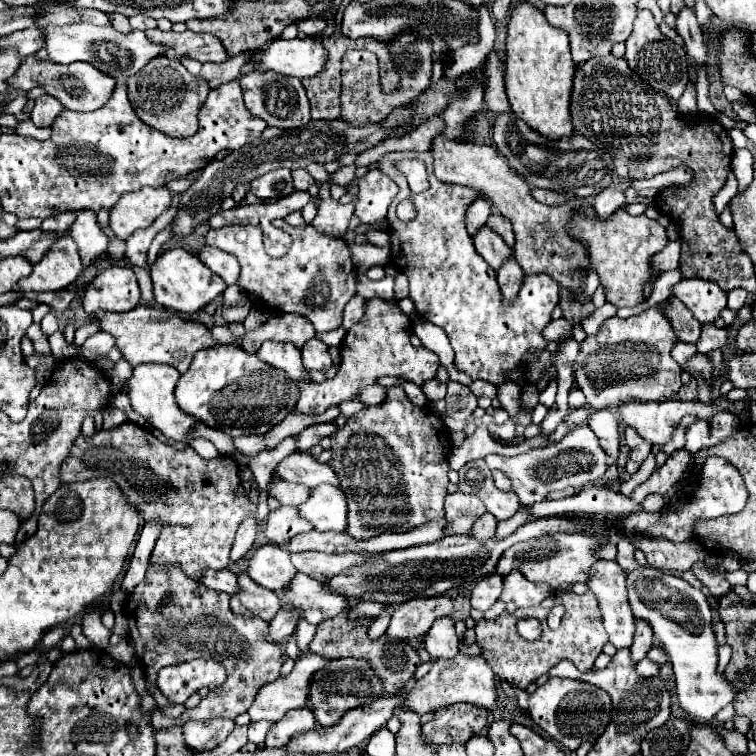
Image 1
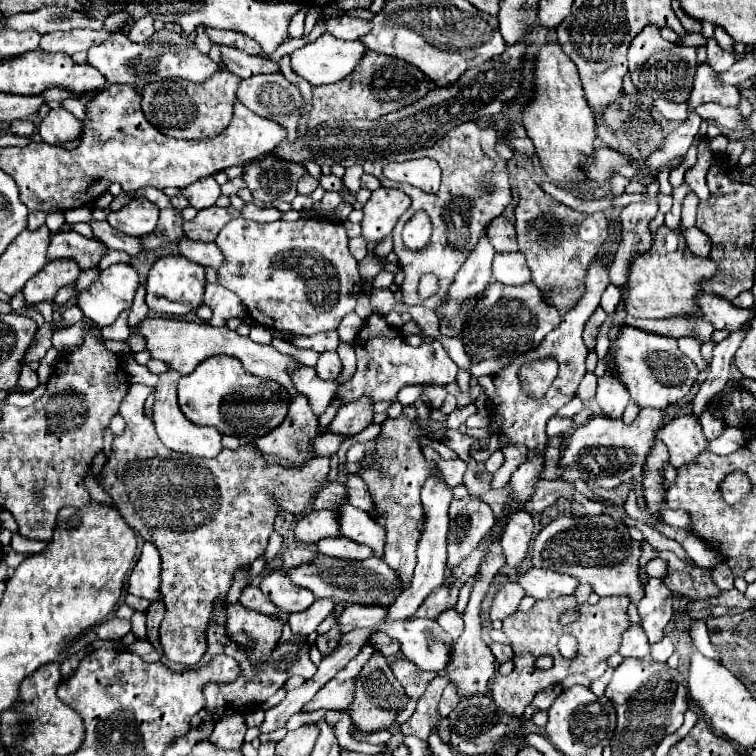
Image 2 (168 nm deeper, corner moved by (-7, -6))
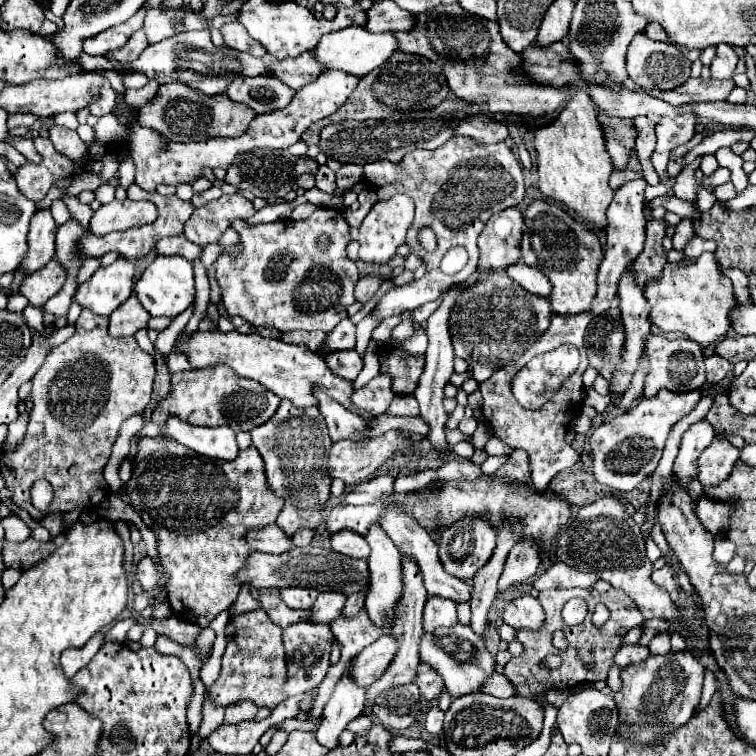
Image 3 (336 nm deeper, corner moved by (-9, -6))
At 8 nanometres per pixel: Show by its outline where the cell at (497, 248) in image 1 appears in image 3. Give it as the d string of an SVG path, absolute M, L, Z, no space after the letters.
M516 262L514 266L510 266L510 270L506 270L506 274L508 274L510 278L514 278L514 280L516 280L524 290L528 290L530 294L548 298L550 292L552 292L550 280L548 280L540 270L534 270L534 268L526 266L524 262Z

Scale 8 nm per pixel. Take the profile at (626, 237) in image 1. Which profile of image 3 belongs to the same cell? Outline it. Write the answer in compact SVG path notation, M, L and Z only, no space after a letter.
M702 254L700 262L680 262L664 268L658 282L648 282L644 296L652 306L650 322L664 332L682 332L702 348L714 346L730 332L730 312L738 306L732 282L720 274L712 254Z

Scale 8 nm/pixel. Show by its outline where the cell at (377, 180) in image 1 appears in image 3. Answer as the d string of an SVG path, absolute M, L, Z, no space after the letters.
M398 194L386 202L376 202L360 226L360 236L358 236L360 262L368 266L388 264L390 258L396 254L398 246L406 242L406 230L412 224L412 218L414 218L414 202L406 194Z

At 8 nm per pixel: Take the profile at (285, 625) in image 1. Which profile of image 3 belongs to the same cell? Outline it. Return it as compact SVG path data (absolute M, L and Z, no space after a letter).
M322 592L318 594L314 608L312 608L312 616L308 620L312 622L332 622L334 618L338 618L342 614L346 596L340 592Z

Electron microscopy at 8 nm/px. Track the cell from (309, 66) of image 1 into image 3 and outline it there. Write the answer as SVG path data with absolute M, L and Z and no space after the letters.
M350 26L338 32L330 32L326 34L318 48L314 50L314 56L318 58L318 62L322 62L322 66L326 68L340 68L346 70L350 74L358 74L358 76L366 76L372 70L376 70L378 66L382 66L394 52L398 50L398 40L394 34L390 32L382 32L382 34L372 34L368 30L362 30L360 26Z

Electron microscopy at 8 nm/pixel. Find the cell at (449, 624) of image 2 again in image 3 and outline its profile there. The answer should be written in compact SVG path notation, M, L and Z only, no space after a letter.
M428 596L424 606L424 630L434 632L440 626L454 626L454 624L456 624L456 604L446 598Z

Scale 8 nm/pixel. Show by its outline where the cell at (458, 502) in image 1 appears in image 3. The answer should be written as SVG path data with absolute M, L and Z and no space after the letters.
M462 518L460 522L456 522L454 526L446 528L438 540L440 546L440 562L444 566L444 570L460 580L472 580L476 576L476 572L490 560L494 546L496 546L496 532L492 530L492 526L482 518Z

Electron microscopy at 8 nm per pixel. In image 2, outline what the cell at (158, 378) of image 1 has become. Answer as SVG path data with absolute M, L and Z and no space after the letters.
M174 370L160 374L160 380L158 380L158 386L156 386L156 392L154 392L154 408L152 408L152 422L156 426L158 438L174 452L200 456L200 458L216 458L216 454L220 454L220 450L222 450L222 444L220 444L222 434L216 428L198 426L198 424L190 422L182 414L182 410L178 406L178 396L176 396L176 386L178 386L180 378L182 376Z

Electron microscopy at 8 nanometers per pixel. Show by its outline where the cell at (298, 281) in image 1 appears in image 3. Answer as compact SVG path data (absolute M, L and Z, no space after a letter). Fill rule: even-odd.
M318 208L302 222L276 220L258 226L234 222L234 228L240 234L244 254L238 258L220 256L216 260L216 280L230 316L242 316L254 326L274 326L280 332L322 330L326 334L348 316L346 308L354 302L358 266L346 256L350 226L338 210ZM322 234L330 236L332 242L324 252L316 246Z

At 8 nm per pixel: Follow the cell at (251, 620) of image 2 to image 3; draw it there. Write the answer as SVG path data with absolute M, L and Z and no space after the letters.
M264 610L246 612L230 618L226 626L226 652L222 656L222 670L214 684L206 688L206 698L214 702L214 706L228 708L238 702L252 702L256 708L274 710L288 696L284 694L286 674L286 654L282 644L282 628L276 626Z

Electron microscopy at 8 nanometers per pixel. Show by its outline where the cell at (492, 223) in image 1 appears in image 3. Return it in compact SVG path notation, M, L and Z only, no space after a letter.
M514 206L494 214L478 236L478 270L502 270L518 262L522 228L524 220L520 208Z

